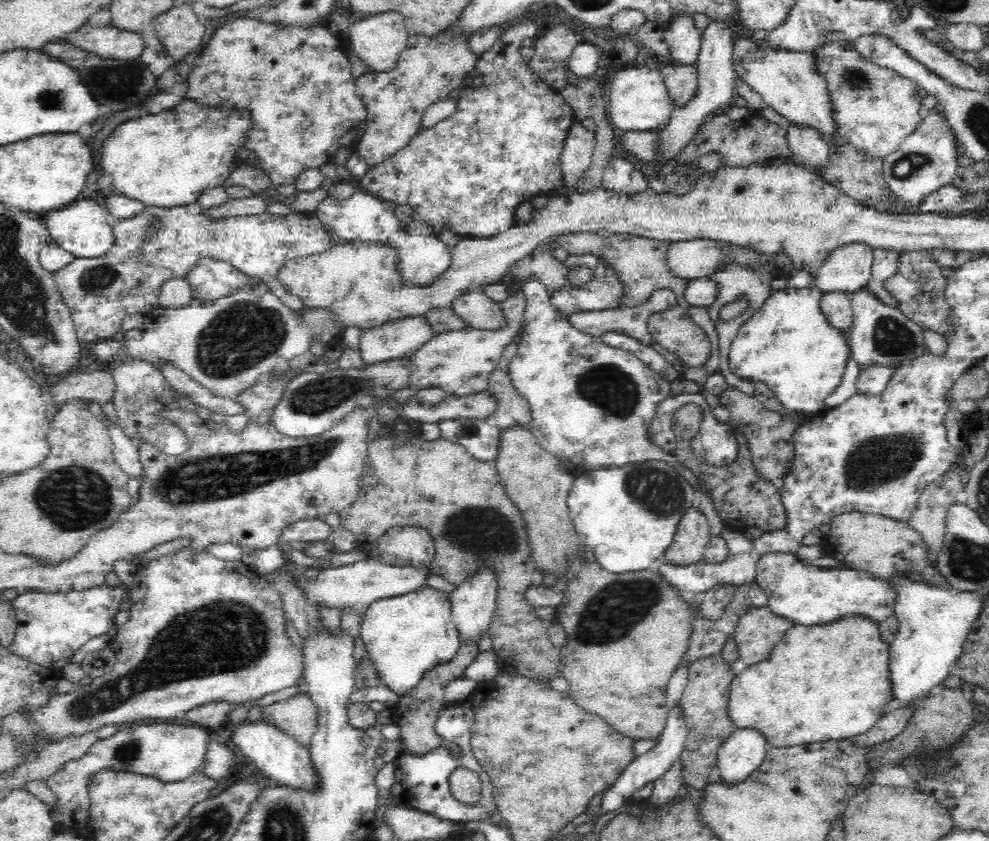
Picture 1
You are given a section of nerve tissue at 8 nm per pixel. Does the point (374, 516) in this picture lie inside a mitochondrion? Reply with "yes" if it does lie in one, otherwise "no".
no

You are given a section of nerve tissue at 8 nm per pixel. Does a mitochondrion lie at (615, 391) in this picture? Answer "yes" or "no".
yes

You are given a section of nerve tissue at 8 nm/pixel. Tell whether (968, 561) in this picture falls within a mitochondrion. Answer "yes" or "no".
yes

